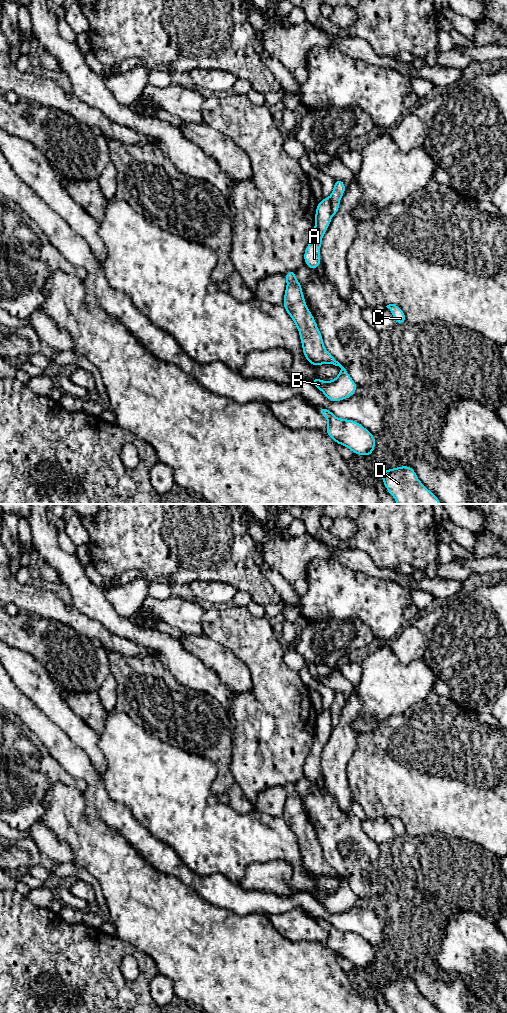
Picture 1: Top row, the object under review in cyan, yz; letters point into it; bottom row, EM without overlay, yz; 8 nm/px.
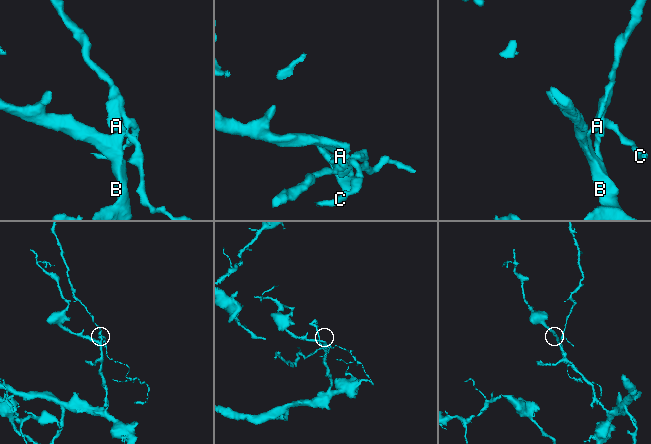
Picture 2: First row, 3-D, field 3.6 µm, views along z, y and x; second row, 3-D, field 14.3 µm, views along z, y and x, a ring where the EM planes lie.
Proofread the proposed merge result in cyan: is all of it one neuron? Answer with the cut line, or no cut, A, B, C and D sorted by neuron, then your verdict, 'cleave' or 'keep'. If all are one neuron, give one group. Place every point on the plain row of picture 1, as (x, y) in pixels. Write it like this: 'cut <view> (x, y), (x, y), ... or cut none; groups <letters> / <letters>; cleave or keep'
cut yz (328, 709), (333, 726); groups A B D / C; cleave

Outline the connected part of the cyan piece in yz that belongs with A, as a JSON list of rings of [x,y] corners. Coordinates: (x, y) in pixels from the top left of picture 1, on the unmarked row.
[[[323,710],[317,716],[314,742],[304,764],[304,774],[312,782],[321,776],[321,753],[331,735],[332,729],[330,710]]]

